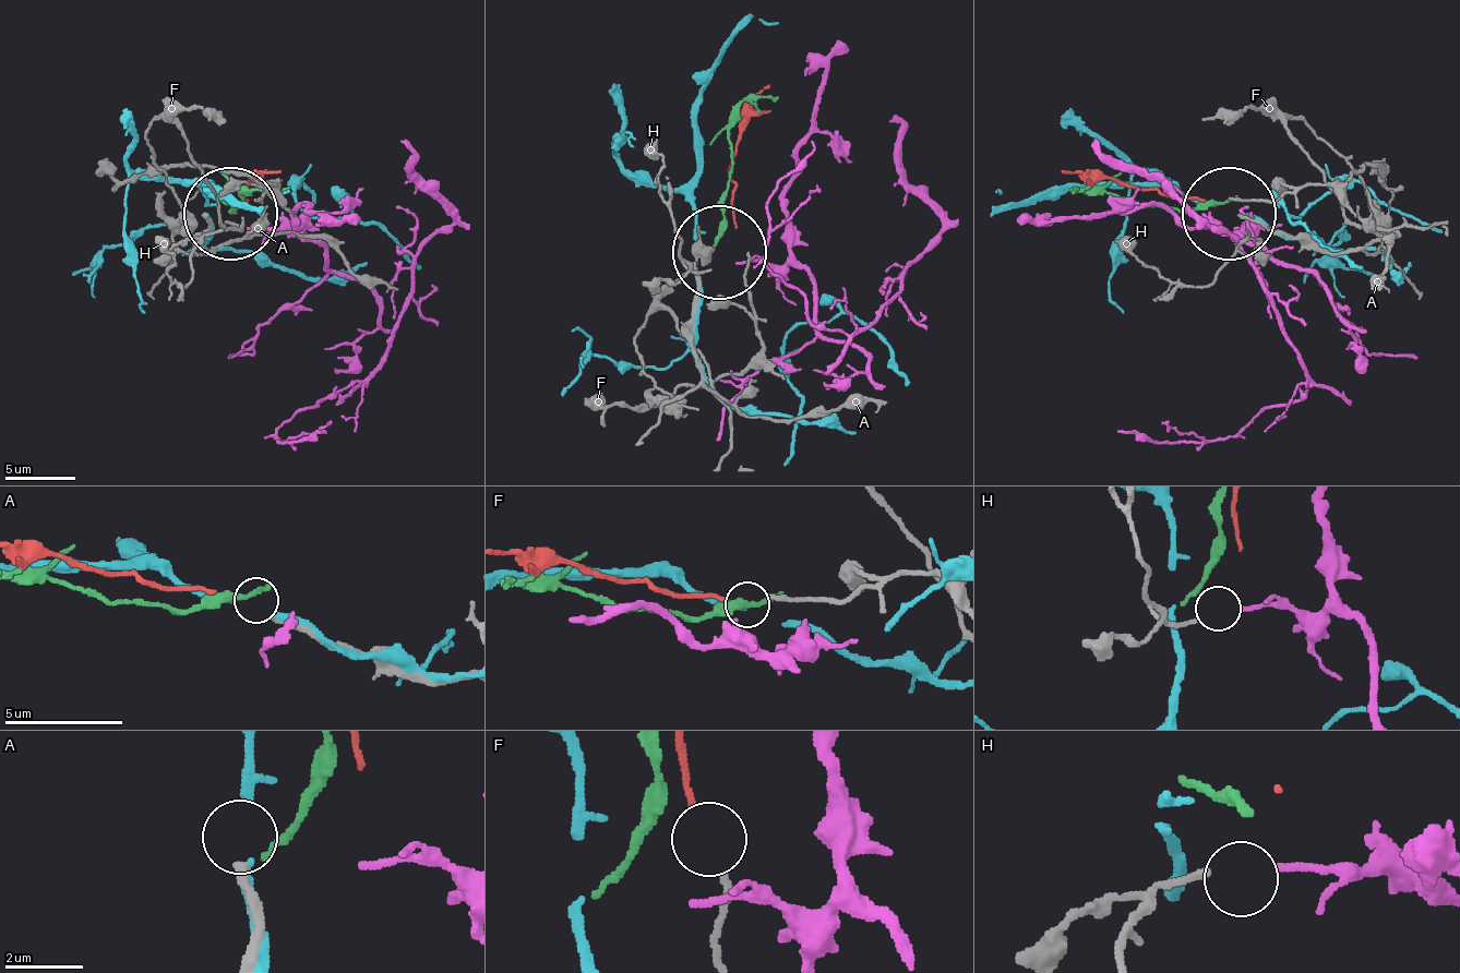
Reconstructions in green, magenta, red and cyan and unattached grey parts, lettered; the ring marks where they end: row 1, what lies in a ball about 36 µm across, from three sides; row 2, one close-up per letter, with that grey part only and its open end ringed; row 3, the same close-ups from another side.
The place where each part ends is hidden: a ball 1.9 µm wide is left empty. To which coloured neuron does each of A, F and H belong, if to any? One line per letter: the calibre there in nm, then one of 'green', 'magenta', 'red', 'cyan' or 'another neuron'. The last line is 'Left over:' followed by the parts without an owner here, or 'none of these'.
A: calibre 240 nm; another neuron
F: calibre 200 nm; red
H: calibre 170 nm; magenta
Left over: A

